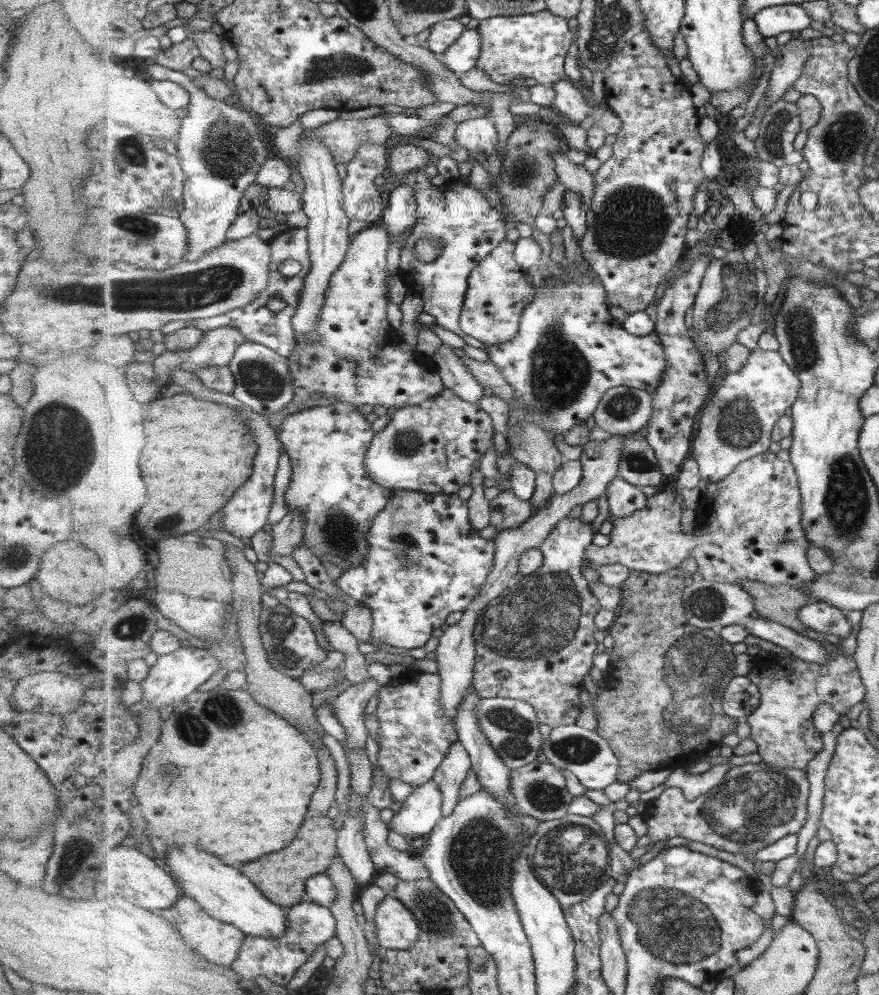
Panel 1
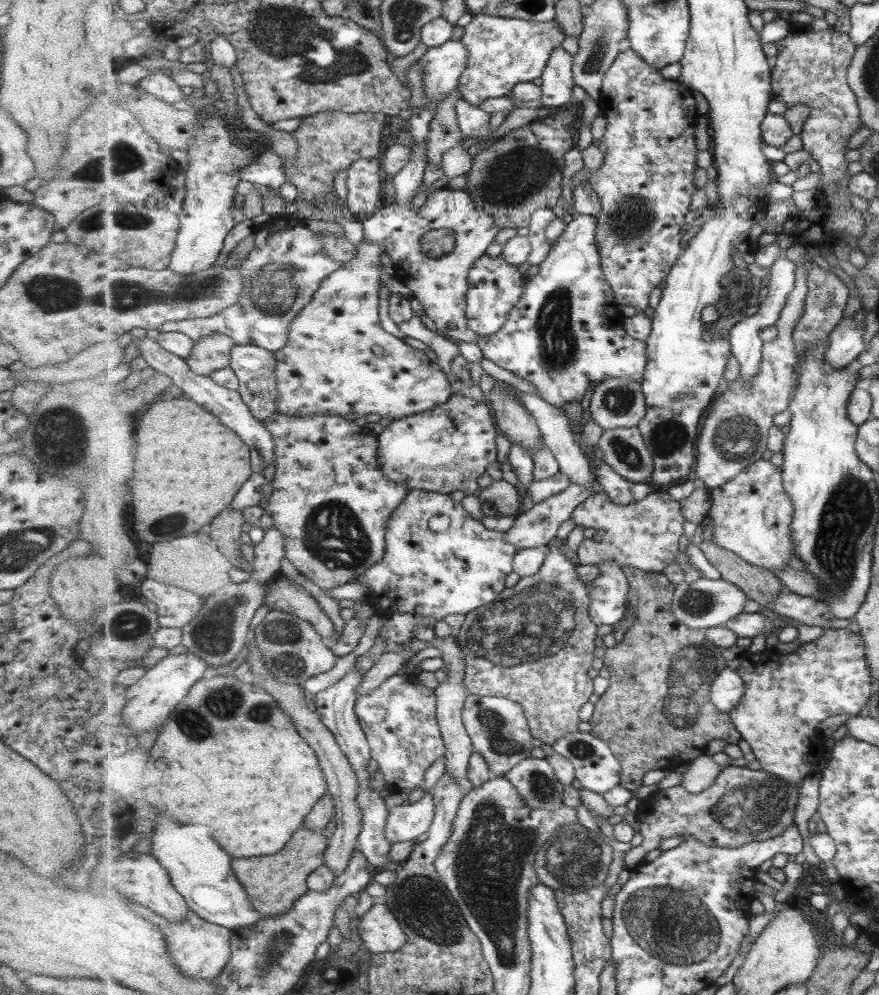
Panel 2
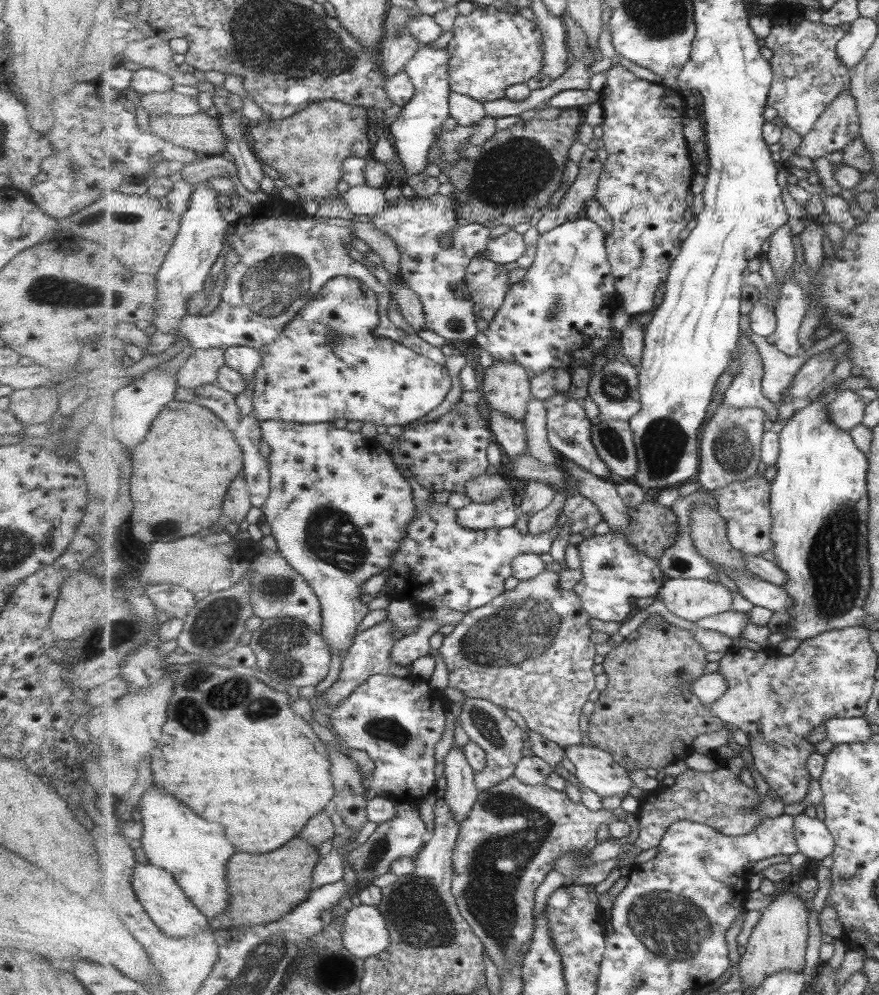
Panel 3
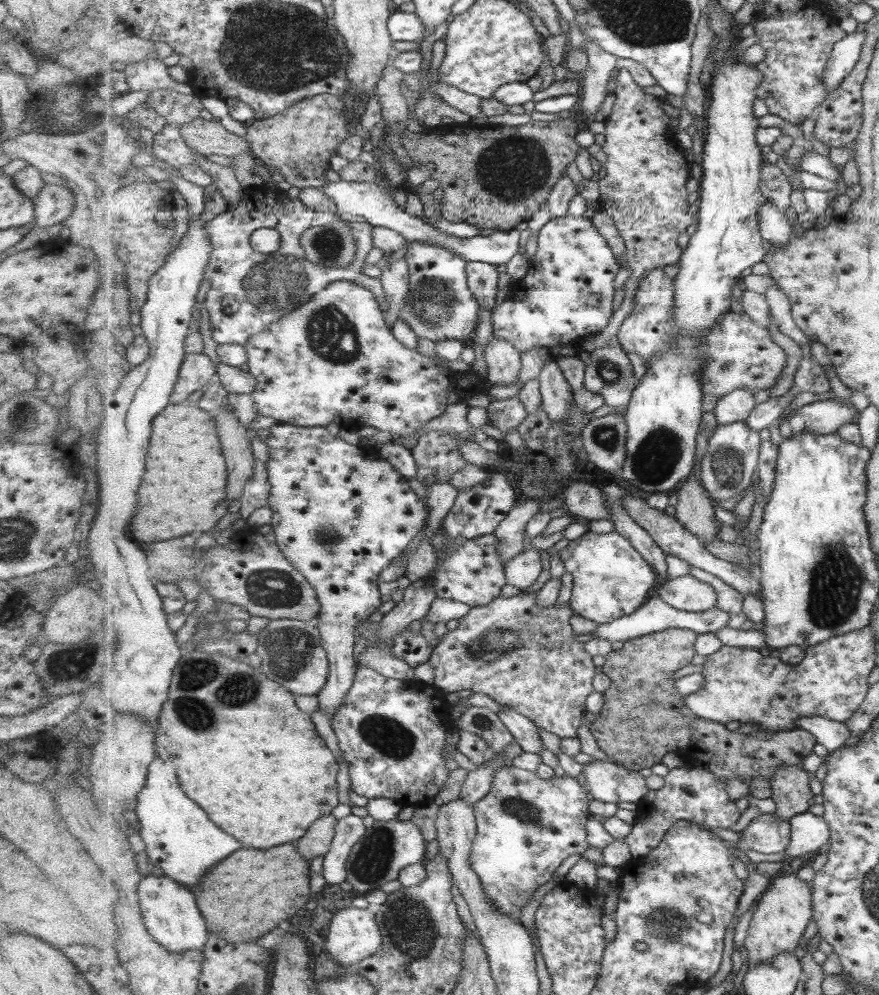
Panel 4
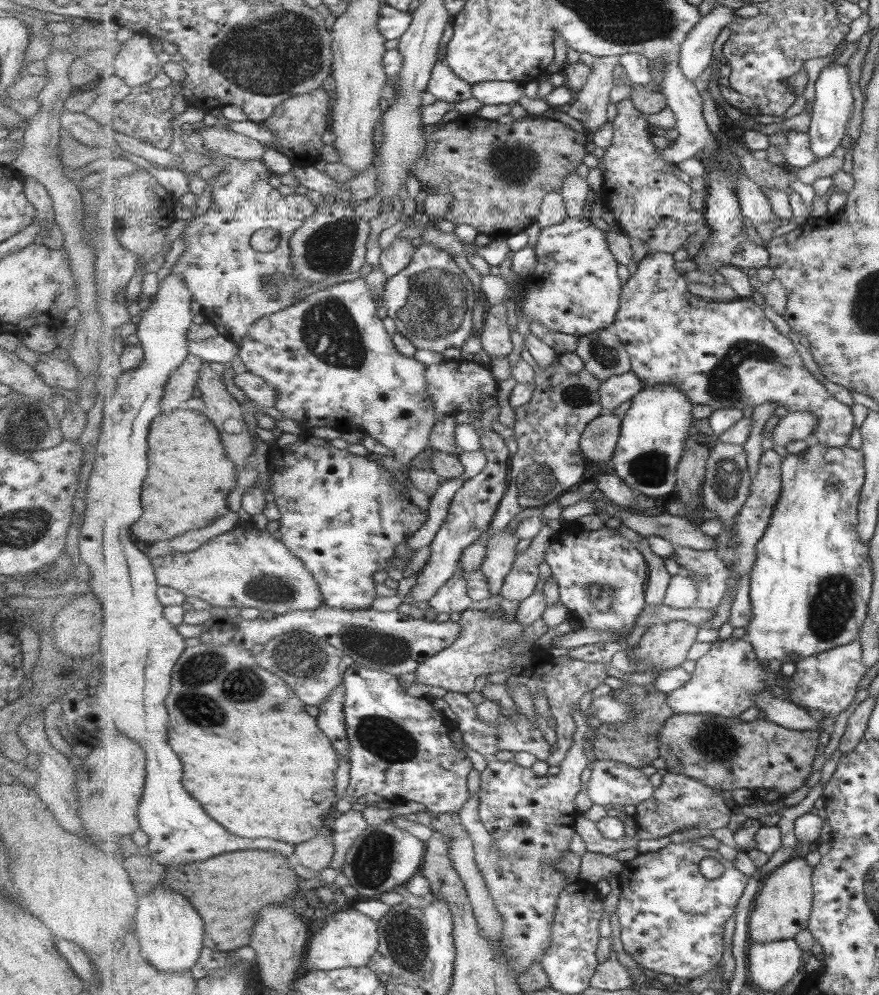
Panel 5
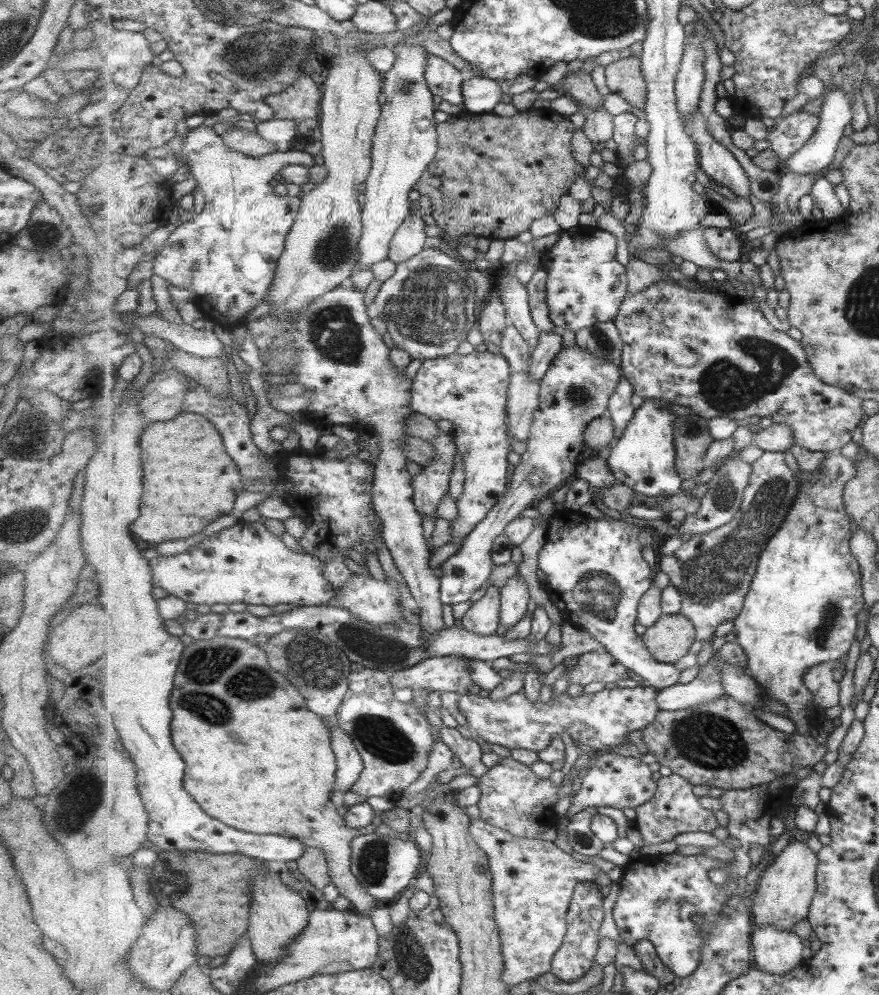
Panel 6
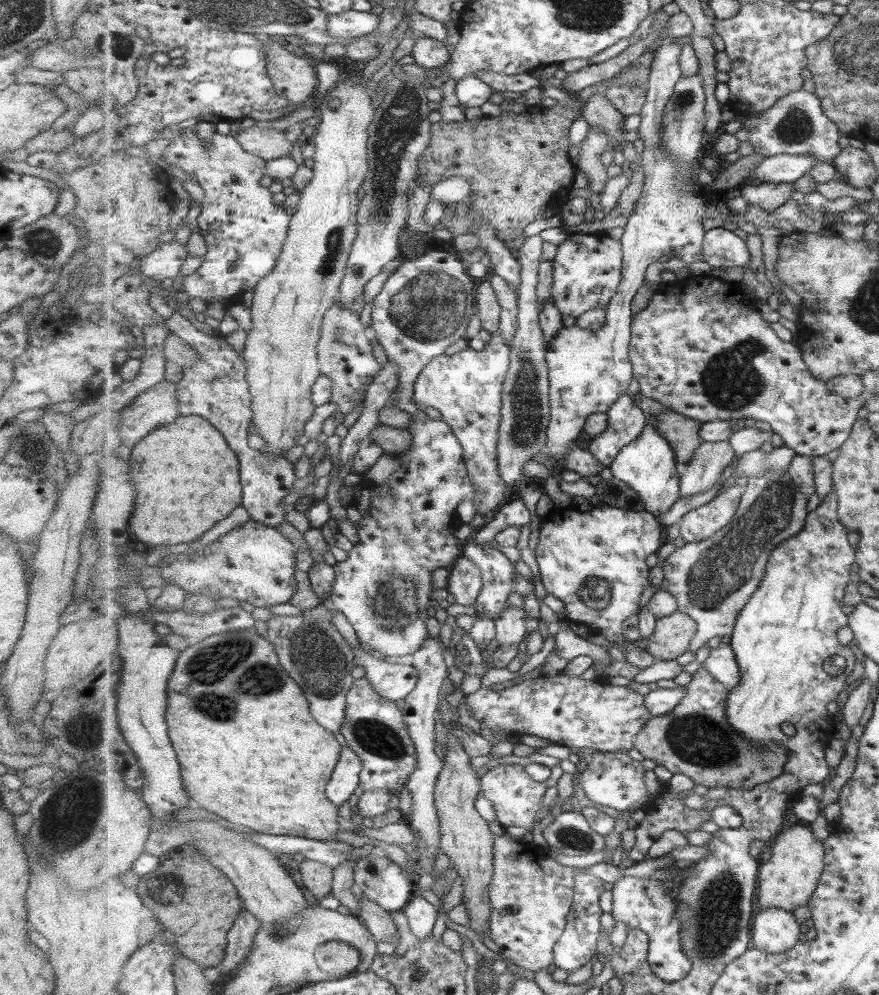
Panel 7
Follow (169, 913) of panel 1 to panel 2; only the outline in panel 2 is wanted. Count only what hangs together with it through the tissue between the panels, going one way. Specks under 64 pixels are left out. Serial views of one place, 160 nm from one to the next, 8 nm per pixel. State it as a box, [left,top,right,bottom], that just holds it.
[127,900,234,979]

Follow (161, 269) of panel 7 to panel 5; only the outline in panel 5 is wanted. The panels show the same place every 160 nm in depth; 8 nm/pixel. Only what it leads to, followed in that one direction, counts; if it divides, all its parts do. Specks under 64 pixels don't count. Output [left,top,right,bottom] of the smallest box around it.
[173,150,317,343]

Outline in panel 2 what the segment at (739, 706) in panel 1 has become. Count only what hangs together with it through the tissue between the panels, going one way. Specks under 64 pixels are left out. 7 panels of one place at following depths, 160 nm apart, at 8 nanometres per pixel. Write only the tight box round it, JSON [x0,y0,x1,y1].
[709,667,747,714]

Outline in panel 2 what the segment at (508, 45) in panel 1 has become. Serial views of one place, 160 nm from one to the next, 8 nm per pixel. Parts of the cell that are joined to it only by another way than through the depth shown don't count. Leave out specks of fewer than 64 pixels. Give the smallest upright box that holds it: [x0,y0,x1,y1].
[459,14,567,106]

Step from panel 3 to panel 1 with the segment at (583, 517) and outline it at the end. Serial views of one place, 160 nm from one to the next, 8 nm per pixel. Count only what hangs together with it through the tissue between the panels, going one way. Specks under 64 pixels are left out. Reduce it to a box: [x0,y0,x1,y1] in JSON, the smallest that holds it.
[586,452,820,590]

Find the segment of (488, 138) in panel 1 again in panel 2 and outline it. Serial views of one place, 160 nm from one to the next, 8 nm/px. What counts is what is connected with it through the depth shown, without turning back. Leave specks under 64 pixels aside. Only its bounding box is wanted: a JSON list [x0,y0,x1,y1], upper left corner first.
[456,99,491,140]

